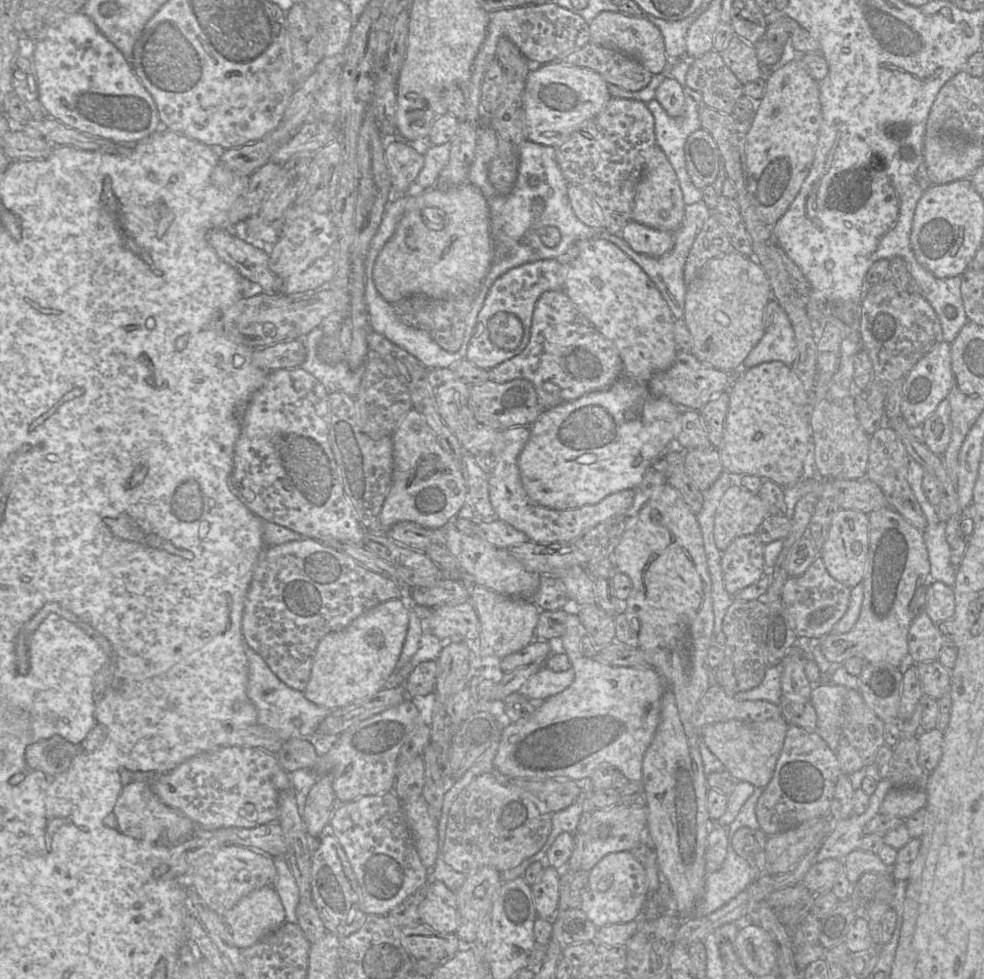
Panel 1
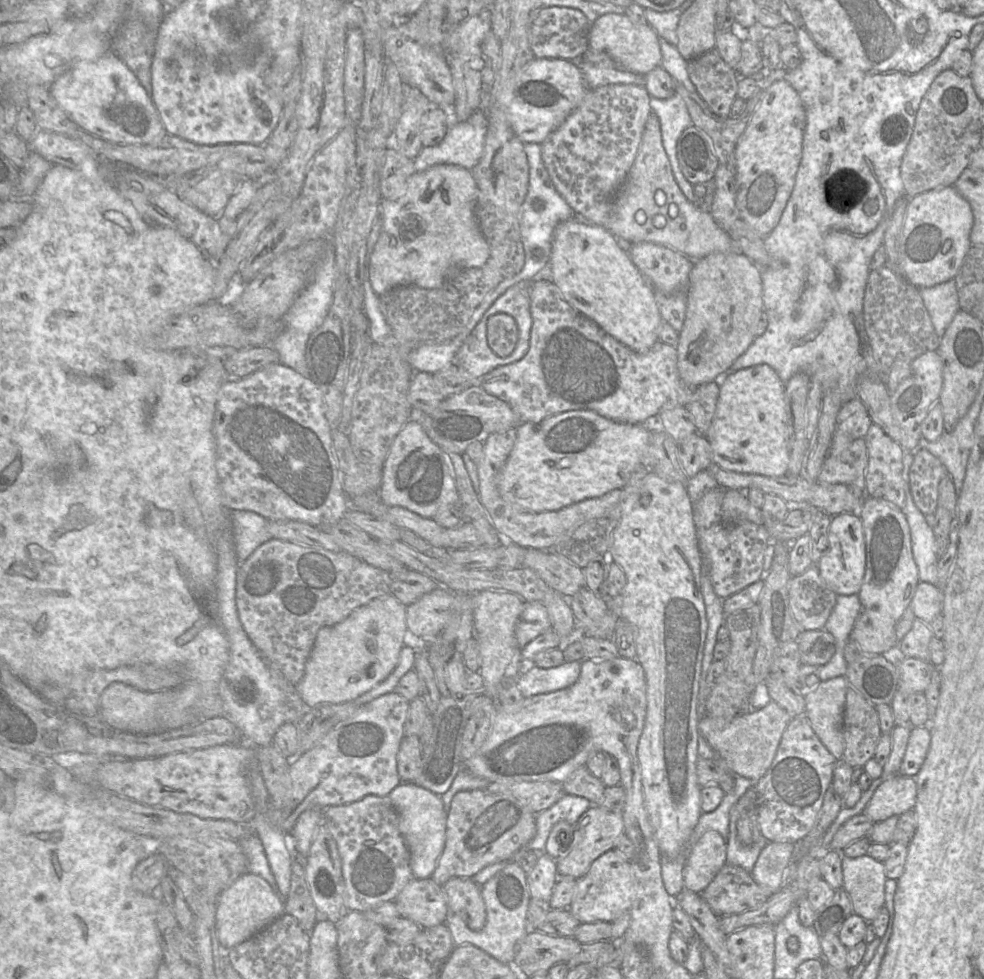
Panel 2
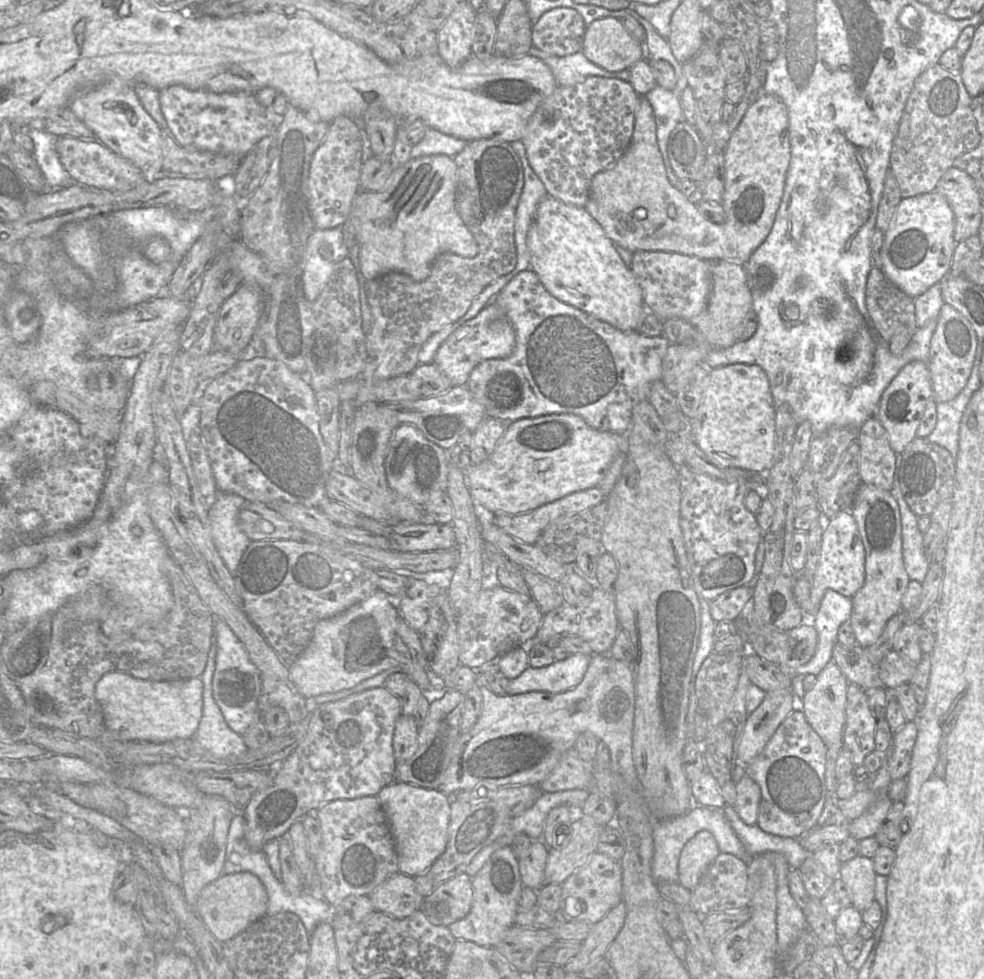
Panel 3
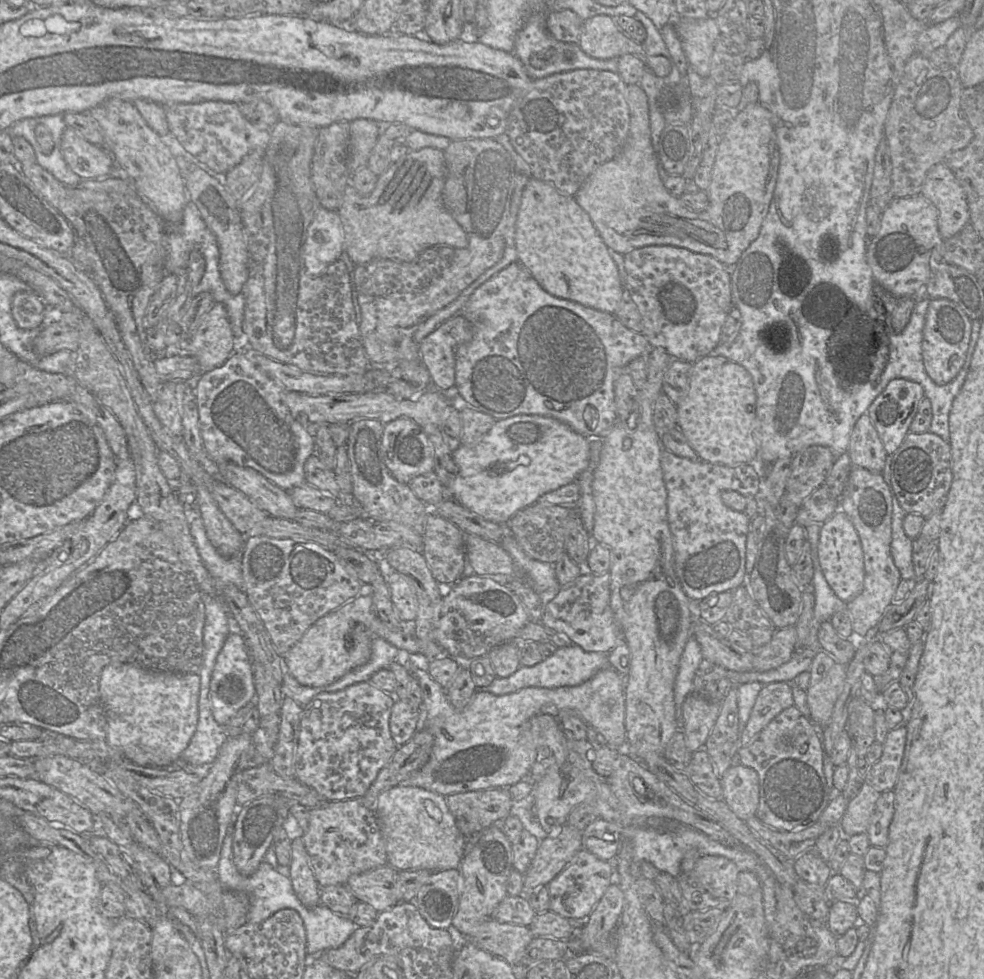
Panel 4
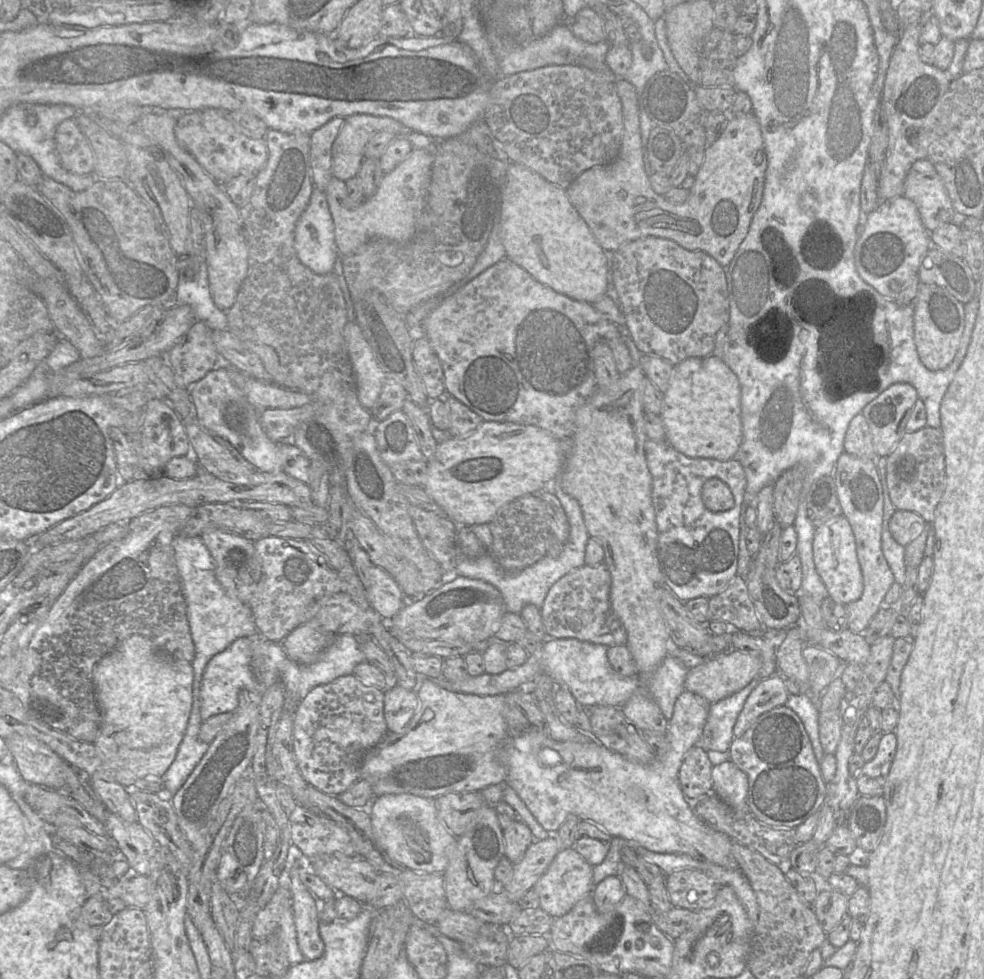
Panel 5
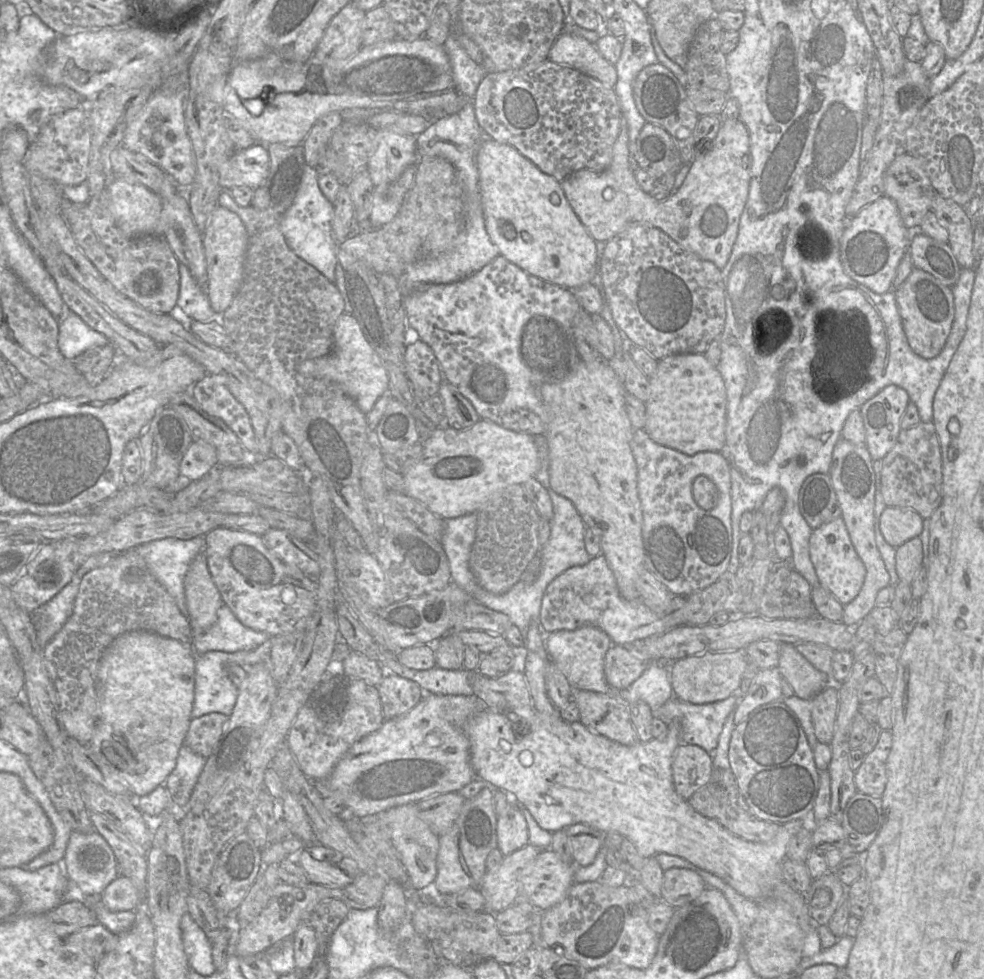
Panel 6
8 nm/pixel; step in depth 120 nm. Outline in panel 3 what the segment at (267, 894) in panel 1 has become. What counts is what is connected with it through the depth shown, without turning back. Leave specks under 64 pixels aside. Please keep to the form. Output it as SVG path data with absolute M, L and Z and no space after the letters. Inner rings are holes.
M239 872L221 875L207 884L199 894L196 912L211 934L224 943L265 917L267 906L268 895L260 879L250 872Z

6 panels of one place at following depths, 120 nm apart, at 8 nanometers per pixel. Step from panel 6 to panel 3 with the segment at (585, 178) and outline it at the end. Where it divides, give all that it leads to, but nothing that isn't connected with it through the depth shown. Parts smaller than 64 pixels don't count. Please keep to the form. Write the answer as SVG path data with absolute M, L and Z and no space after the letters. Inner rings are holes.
M763 94L748 108L724 149L725 186L721 205L726 220L722 224L715 224L707 220L696 205L670 183L657 142L654 112L646 97L641 95L635 113L634 132L627 150L614 165L595 174L584 208L602 226L613 243L632 253L669 251L708 262L726 260L744 265L772 230L784 194L790 159L788 109L779 97Z

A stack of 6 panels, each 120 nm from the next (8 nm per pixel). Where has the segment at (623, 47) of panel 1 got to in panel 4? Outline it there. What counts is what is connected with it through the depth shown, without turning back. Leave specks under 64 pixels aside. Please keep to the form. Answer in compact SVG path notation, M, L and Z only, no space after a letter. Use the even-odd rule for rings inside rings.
M596 15L583 21L578 41L580 48L597 59L618 58L622 55L624 33L608 15Z

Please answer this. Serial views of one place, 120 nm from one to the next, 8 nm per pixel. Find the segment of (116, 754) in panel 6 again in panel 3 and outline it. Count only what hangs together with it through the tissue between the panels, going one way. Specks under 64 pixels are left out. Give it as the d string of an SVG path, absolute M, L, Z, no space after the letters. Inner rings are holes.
M109 672L97 682L95 697L103 711L106 729L119 740L162 743L194 737L203 714L203 687L200 677L151 681Z

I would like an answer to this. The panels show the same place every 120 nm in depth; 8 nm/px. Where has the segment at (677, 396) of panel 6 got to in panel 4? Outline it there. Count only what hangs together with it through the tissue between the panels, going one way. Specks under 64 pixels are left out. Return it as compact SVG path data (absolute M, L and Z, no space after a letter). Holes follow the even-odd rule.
M708 355L693 363L690 375L690 387L686 397L677 404L678 428L685 435L692 448L702 461L726 466L737 466L740 464L754 463L758 457L759 442L757 439L757 393L755 384L750 372L742 365L718 355Z

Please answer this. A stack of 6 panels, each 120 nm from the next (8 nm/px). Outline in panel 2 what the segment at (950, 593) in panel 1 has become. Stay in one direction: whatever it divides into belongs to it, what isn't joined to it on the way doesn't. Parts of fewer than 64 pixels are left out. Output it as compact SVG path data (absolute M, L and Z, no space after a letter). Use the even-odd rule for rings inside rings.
M919 581L910 608L915 619L930 624L935 617L942 613L943 592L933 584Z

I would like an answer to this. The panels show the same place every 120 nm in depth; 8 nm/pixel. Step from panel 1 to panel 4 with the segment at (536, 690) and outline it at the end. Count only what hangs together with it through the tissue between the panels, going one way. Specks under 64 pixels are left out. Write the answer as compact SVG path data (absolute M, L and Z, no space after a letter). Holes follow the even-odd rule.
M576 644L565 647L557 647L555 653L545 657L540 663L518 670L506 678L496 677L492 683L478 690L486 691L494 695L505 695L517 692L526 687L559 688L577 686L592 678L598 671L609 665L608 653L587 652Z

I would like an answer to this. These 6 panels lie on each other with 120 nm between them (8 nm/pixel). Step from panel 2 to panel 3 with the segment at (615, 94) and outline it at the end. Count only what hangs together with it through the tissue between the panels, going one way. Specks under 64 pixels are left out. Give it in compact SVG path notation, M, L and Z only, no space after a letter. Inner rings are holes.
M590 76L574 86L558 85L539 105L521 141L549 195L585 207L595 174L614 165L630 144L640 96L629 81Z

